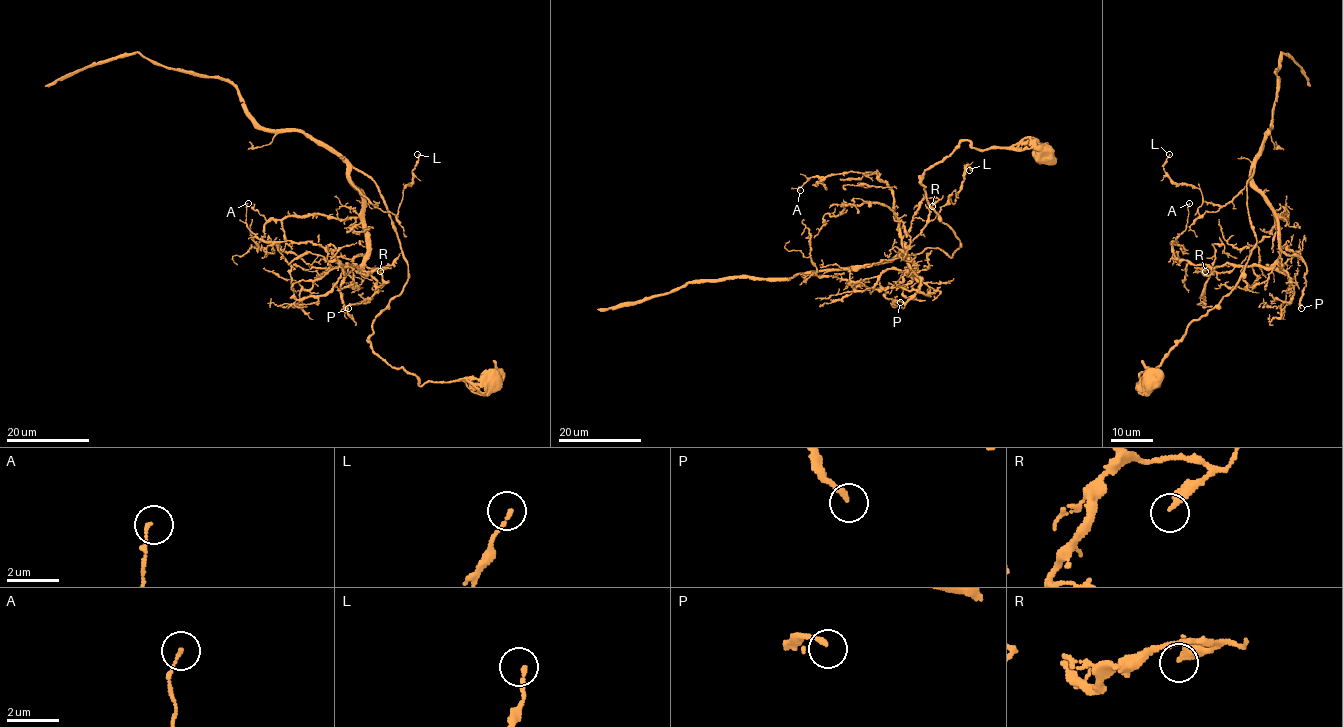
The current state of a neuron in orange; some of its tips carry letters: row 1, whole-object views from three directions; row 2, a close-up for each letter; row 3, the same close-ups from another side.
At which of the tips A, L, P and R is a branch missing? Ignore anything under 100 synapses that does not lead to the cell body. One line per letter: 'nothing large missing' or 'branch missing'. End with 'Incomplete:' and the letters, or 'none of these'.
A: nothing large missing
L: nothing large missing
P: nothing large missing
R: nothing large missing
Incomplete: none of these

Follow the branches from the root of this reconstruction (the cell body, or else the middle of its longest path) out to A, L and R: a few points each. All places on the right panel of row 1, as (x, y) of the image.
A: (1155, 381), (1139, 374), (1230, 292), (1256, 242), (1253, 168), (1279, 257), (1180, 260), (1171, 242), (1189, 203)
L: (1155, 381), (1139, 374), (1230, 292), (1256, 242), (1254, 168), (1200, 215), (1202, 192), (1169, 176), (1169, 154)
R: (1155, 381), (1139, 374), (1244, 269), (1256, 242), (1254, 168), (1279, 257), (1205, 271)

